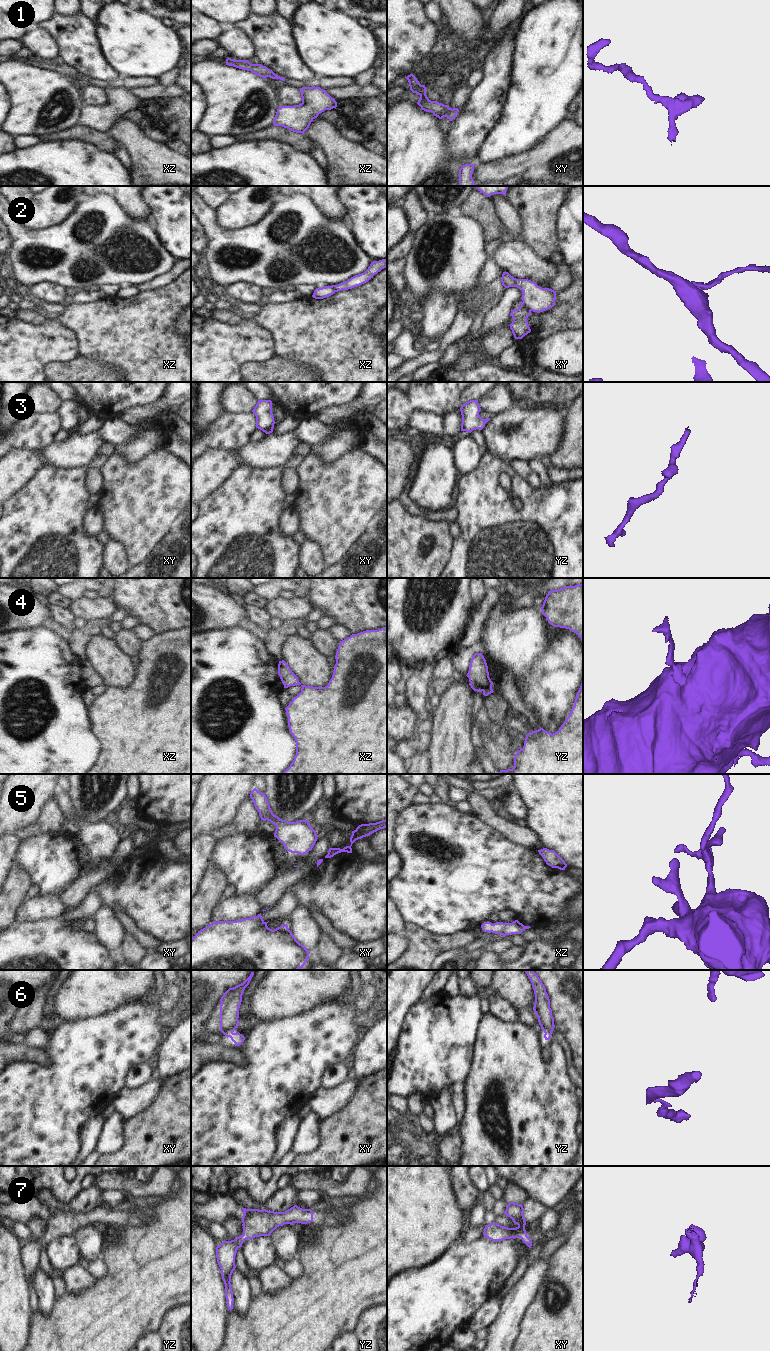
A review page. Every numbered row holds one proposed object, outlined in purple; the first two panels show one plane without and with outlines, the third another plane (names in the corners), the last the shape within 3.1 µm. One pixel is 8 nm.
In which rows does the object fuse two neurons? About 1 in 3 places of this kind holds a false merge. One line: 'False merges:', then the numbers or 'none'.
False merges: 2, 6

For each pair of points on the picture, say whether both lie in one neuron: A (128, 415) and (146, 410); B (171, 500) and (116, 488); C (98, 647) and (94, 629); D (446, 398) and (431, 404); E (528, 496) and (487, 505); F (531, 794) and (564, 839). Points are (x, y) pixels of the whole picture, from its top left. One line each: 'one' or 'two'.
A: one
B: one
C: two
D: one
E: one
F: one

